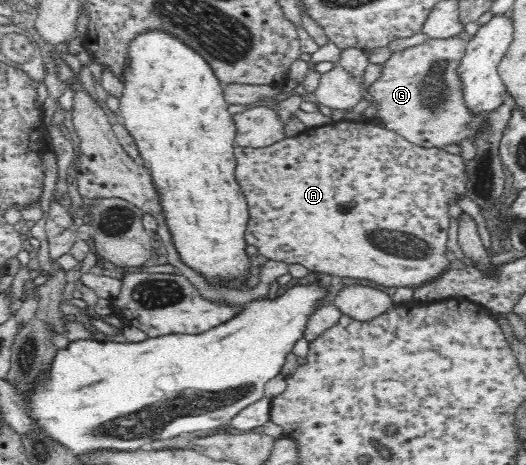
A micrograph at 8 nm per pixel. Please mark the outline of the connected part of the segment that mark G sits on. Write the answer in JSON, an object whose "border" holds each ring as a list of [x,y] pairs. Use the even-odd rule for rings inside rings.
{"border":[[[459,36],[449,39],[425,40],[417,45],[411,45],[403,50],[393,52],[381,64],[379,77],[366,87],[369,93],[369,105],[375,107],[375,121],[378,126],[403,136],[413,145],[423,148],[449,147],[461,145],[463,141],[473,141],[481,129],[487,125],[487,116],[483,112],[473,112],[466,105],[463,96],[463,83],[458,67],[466,50],[466,41]]]}

